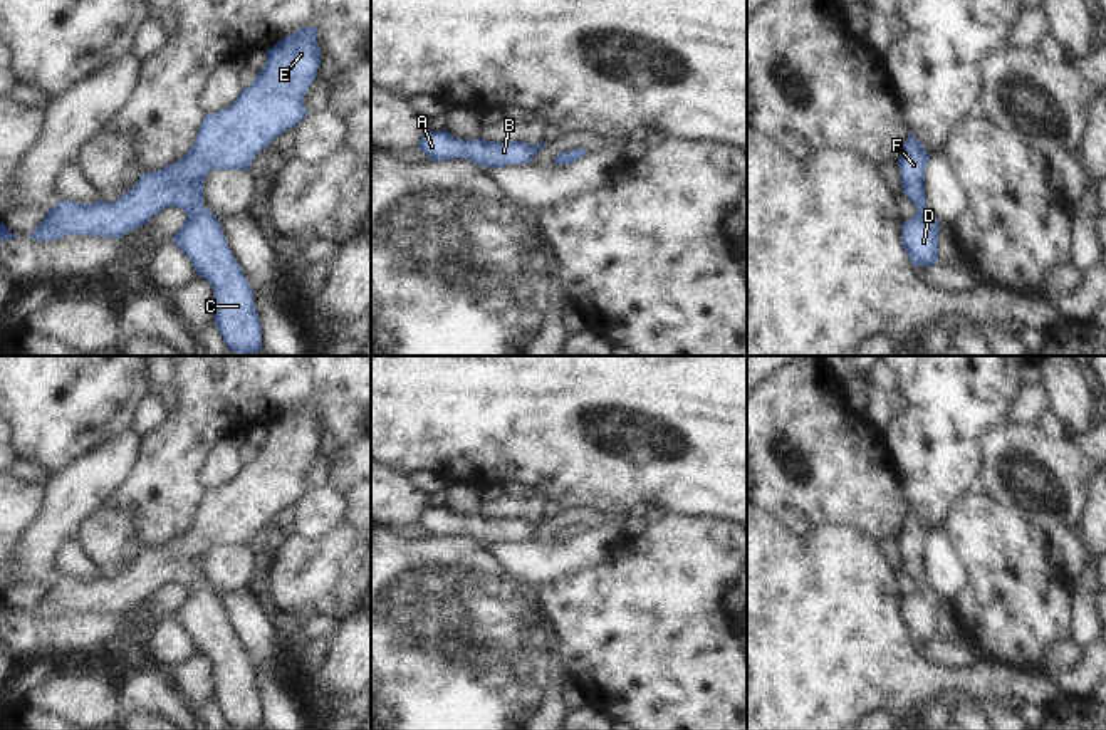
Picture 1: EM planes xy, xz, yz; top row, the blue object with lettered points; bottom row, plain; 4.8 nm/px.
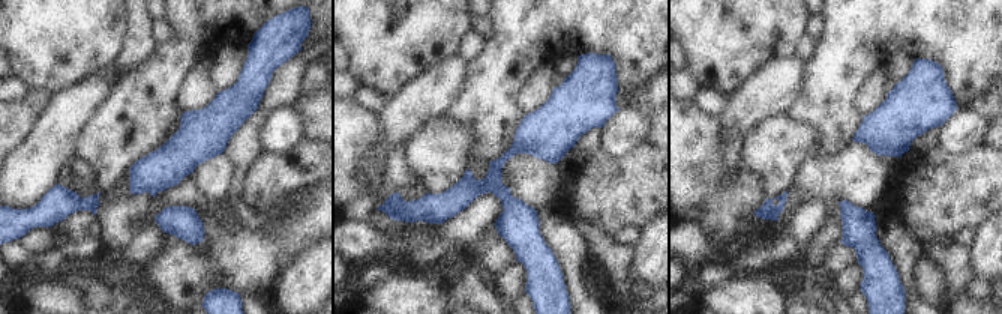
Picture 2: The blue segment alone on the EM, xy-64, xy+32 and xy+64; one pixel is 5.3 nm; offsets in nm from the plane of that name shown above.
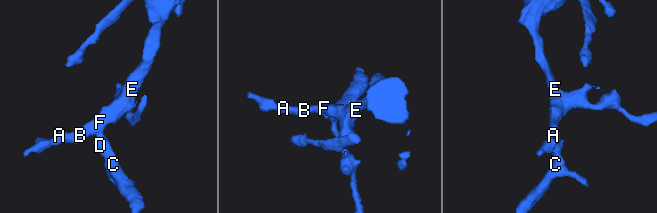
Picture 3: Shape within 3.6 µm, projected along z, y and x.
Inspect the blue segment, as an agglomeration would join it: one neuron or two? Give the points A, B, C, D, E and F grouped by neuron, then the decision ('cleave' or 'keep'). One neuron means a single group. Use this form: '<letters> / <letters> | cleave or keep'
A B C D E F | keep

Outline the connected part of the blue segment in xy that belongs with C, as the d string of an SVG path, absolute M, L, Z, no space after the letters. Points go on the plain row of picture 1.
M300 403L265 428L265 443L255 456L242 465L240 472L228 483L205 492L195 520L180 537L158 547L143 549L138 559L112 579L104 576L97 576L96 579L59 577L30 611L30 614L39 618L59 616L67 611L121 614L128 607L146 601L166 582L183 586L186 596L173 613L173 618L190 634L196 651L213 663L215 701L225 715L228 727L237 730L262 727L262 703L253 668L228 624L222 601L203 582L203 557L211 545L248 545L262 525L287 505L294 505L309 490L304 483L304 472L321 441L317 404Z

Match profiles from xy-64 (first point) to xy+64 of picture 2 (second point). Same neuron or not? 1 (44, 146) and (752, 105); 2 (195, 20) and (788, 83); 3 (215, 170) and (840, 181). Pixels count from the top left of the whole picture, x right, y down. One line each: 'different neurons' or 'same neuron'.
1: same neuron
2: different neurons
3: same neuron

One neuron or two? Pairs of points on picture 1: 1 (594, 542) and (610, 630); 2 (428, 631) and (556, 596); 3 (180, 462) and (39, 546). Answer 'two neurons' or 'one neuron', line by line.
1: two neurons
2: two neurons
3: two neurons

